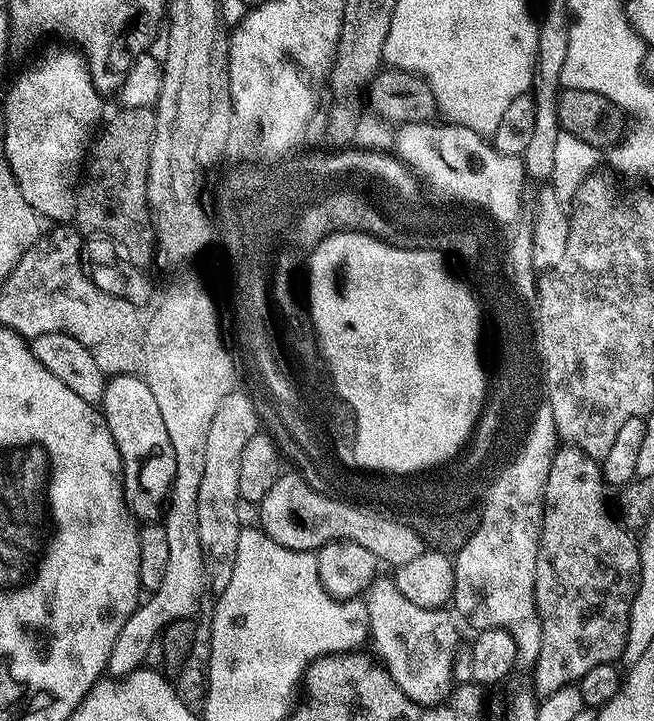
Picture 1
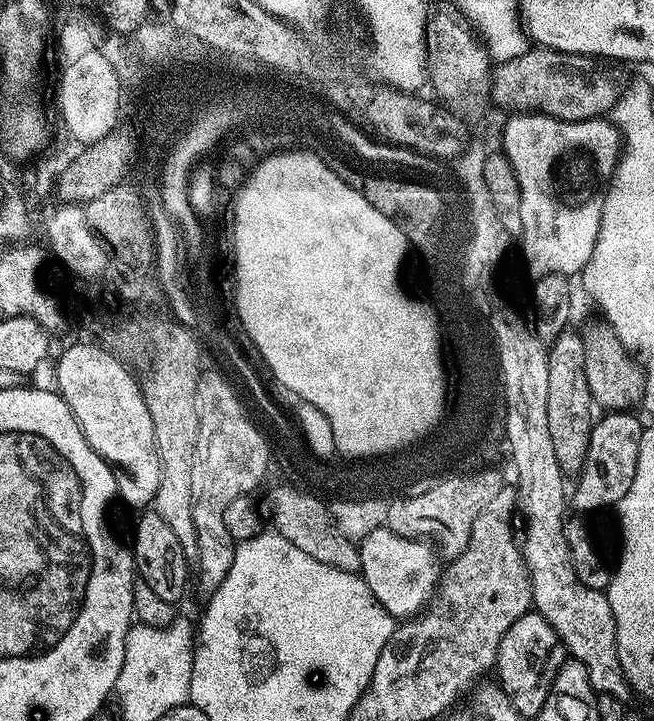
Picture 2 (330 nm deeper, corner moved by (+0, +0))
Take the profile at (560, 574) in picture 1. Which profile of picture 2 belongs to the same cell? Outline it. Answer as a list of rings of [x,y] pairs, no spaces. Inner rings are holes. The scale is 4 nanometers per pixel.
[[[566,330],[557,340],[551,341],[546,349],[549,360],[546,411],[551,441],[554,442],[554,455],[558,458],[558,466],[563,473],[578,474],[584,465],[586,450],[590,446],[590,434],[594,423],[594,401],[590,394],[590,386],[586,382],[584,339],[579,331],[576,333]]]

